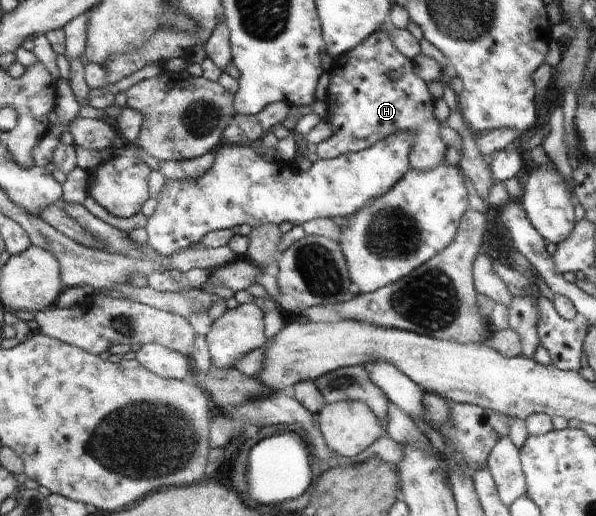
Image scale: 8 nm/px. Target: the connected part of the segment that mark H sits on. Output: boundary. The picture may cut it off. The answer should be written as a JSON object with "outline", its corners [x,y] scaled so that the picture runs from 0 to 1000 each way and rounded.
{"outline":[[[649,58],[629,60],[614,70],[592,97],[569,107],[552,138],[555,169],[549,192],[550,213],[547,233],[557,248],[557,262],[530,291],[535,308],[560,308],[582,297],[612,291],[648,267],[649,262],[674,254],[690,254],[695,264],[695,283],[688,302],[690,322],[701,331],[723,329],[743,310],[752,283],[740,266],[740,238],[727,236],[727,190],[716,174],[713,157],[695,138],[690,112],[676,109],[668,91],[656,78]]]}

